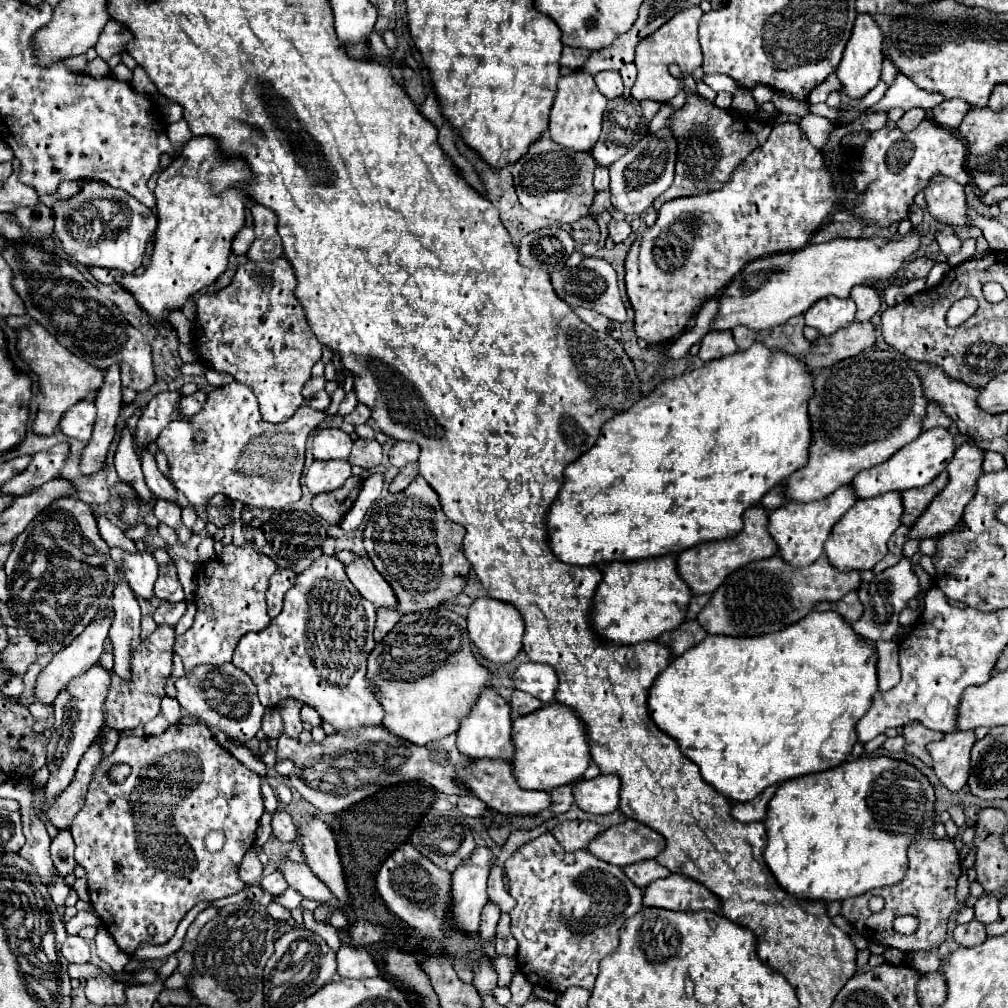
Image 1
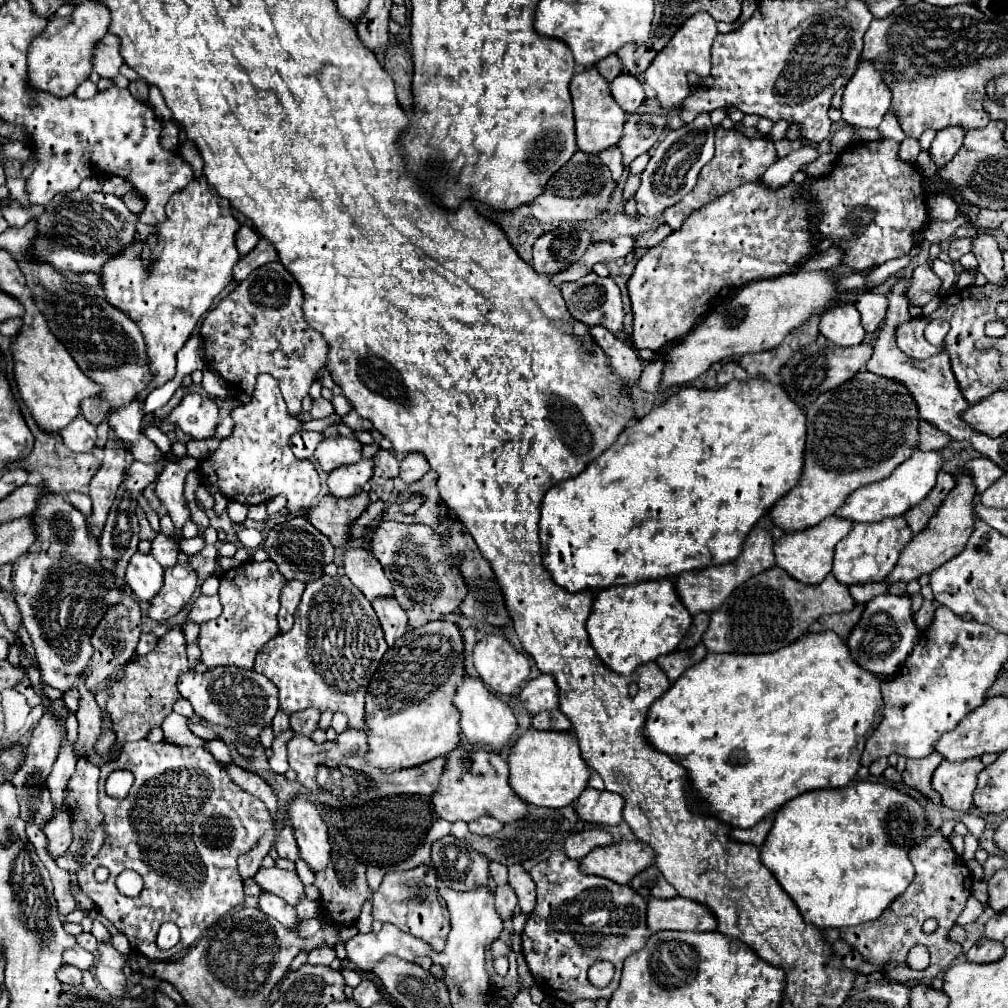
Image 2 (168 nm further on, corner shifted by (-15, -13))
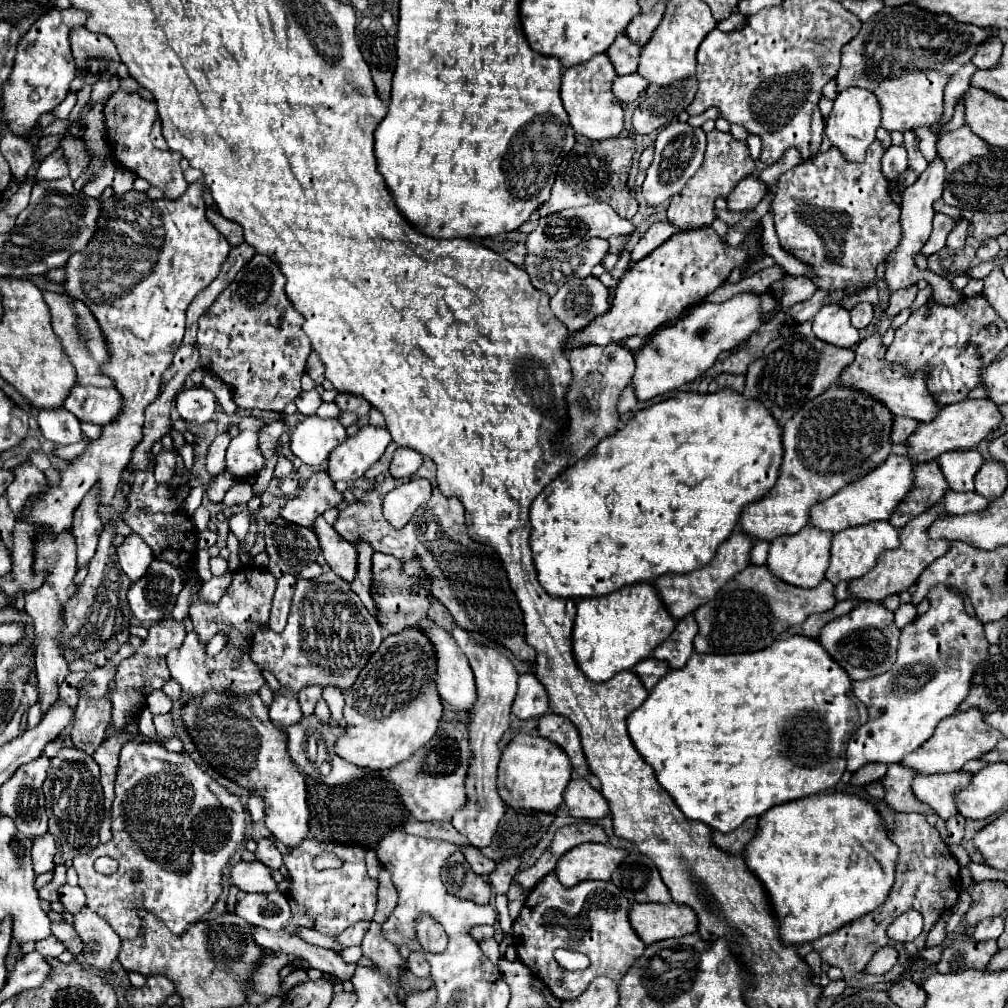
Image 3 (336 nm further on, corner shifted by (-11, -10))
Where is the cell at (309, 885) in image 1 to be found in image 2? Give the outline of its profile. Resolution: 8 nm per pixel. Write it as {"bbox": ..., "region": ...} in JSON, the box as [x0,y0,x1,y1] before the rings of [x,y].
{"bbox":[255,868,305,906],"region":[[[259,868],[255,874],[257,884],[271,894],[281,896],[287,904],[297,906],[301,900],[305,900],[305,886],[297,872],[281,870],[281,868]]]}

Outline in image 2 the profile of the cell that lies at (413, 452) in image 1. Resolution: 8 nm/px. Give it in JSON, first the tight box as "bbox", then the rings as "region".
{"bbox":[399,454,429,484],"region":[[[407,454],[401,462],[401,474],[399,478],[405,482],[405,484],[413,484],[417,482],[419,478],[423,478],[425,474],[429,472],[429,462],[423,454]]]}

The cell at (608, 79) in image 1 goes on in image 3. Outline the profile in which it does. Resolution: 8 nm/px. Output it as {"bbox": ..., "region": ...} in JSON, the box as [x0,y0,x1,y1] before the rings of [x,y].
{"bbox":[613,71,649,103],"region":[[[637,71],[635,73],[629,73],[629,75],[623,75],[623,77],[617,77],[615,83],[613,83],[613,93],[615,97],[619,97],[623,103],[633,103],[641,91],[645,91],[649,87],[649,81],[643,79]]]}

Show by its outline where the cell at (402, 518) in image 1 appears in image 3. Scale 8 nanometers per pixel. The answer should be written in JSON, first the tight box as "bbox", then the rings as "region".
{"bbox":[371,553,431,635],"region":[[[373,553],[373,577],[371,577],[371,595],[375,601],[375,617],[377,623],[383,627],[385,635],[405,631],[409,627],[415,627],[417,623],[423,623],[427,619],[429,611],[429,595],[431,595],[431,581],[427,581],[427,575],[419,571],[419,565],[415,561],[401,565],[395,557],[385,553]]]}

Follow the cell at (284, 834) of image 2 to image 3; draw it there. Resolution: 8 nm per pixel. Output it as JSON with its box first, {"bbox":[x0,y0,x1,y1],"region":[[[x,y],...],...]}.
{"bbox":[255,839,283,869],"region":[[[257,839],[257,851],[255,851],[257,861],[261,861],[263,865],[267,865],[269,869],[279,869],[283,863],[283,855],[279,853],[279,849],[269,841],[269,839]]]}

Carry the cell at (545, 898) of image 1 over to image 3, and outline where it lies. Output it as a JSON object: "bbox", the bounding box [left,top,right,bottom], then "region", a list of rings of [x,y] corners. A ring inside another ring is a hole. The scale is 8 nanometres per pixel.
{"bbox":[513,873,645,1001],"region":[[[549,873],[547,877],[541,879],[539,887],[535,887],[527,895],[525,905],[521,909],[521,915],[513,923],[513,945],[517,949],[519,959],[531,969],[531,973],[543,985],[547,985],[551,989],[551,993],[559,1001],[571,1001],[571,999],[579,997],[587,989],[591,979],[595,979],[599,975],[605,975],[609,979],[619,981],[633,967],[633,963],[639,959],[639,955],[643,955],[645,945],[635,935],[635,931],[627,919],[627,909],[629,909],[629,901],[623,899],[623,893],[611,881],[583,881],[575,887],[567,889],[557,881],[555,873]],[[557,947],[569,949],[569,951],[579,951],[579,953],[587,955],[591,959],[591,965],[583,971],[567,971],[567,969],[559,967],[555,957],[553,957]]]}

